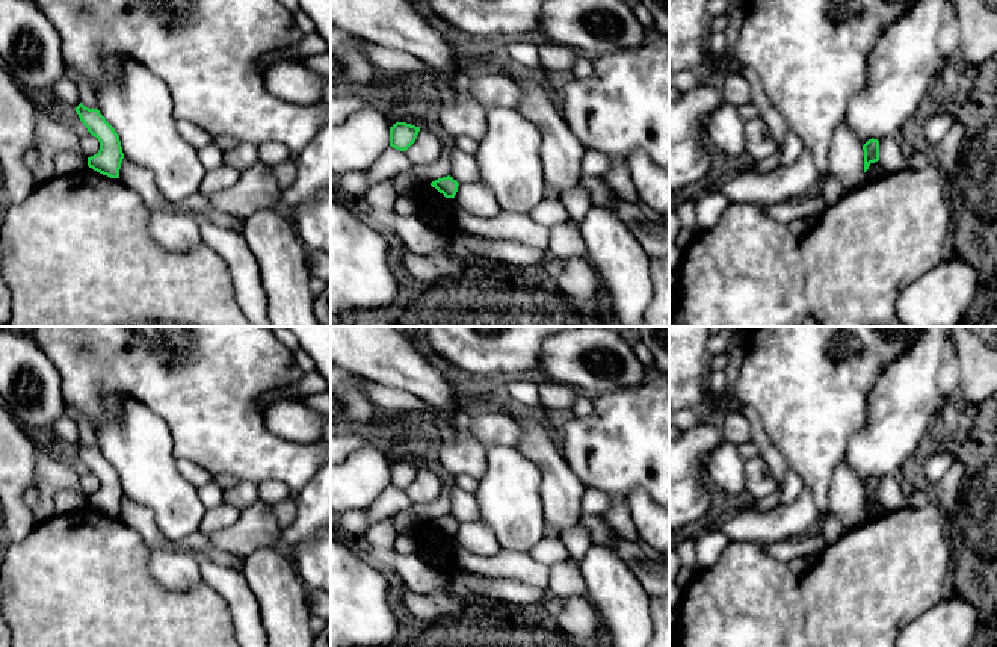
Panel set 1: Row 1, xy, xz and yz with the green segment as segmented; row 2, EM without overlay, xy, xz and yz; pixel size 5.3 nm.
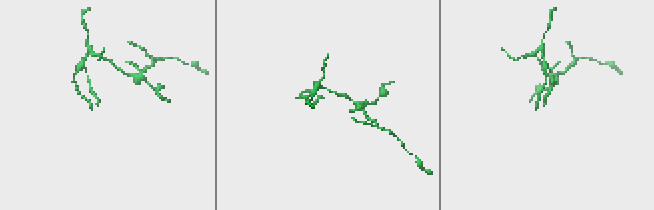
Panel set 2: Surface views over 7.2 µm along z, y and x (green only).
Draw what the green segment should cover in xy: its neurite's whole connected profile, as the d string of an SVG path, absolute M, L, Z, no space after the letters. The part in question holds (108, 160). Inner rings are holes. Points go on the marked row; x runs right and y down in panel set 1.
M80 103L74 110L88 132L100 142L98 153L88 157L88 166L110 178L119 178L124 153L118 133L98 109L85 107Z

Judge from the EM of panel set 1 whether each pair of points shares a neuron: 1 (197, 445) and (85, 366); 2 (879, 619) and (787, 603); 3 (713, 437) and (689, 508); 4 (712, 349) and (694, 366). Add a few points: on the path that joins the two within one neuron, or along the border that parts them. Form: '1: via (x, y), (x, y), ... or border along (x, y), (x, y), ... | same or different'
1: via (179, 414), (130, 366), (115, 366) | same
2: border along (799, 579), (805, 631) | different
3: via (695, 455), (689, 461), (689, 490) | same
4: border along (706, 342), (706, 356), (709, 359) | different

